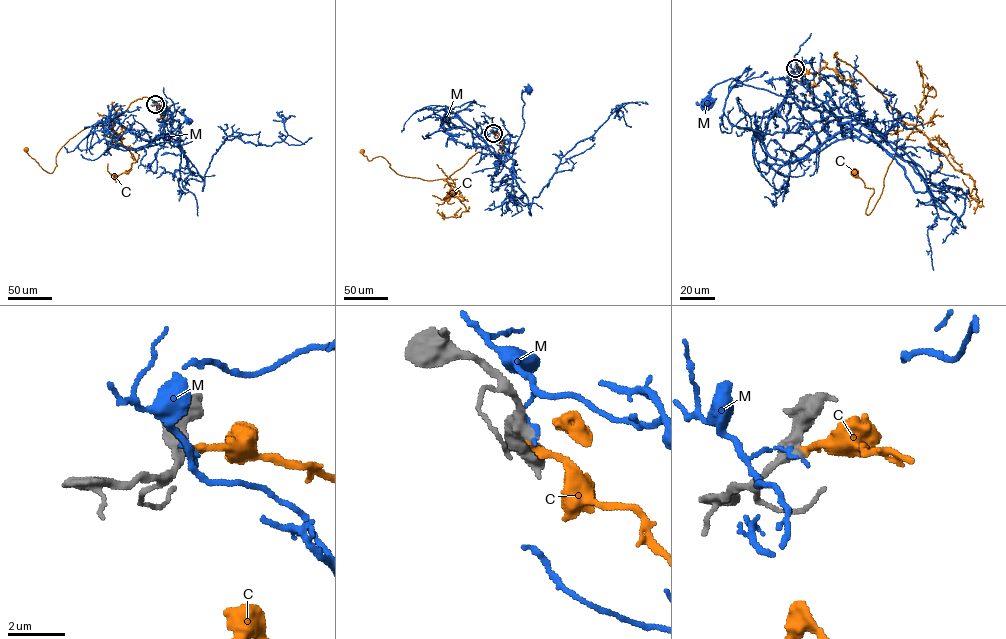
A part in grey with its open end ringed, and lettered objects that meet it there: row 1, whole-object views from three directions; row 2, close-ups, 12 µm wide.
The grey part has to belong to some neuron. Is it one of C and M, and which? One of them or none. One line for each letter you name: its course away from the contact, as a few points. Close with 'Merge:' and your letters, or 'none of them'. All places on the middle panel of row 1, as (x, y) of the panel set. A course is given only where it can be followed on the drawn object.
C: course (493, 133), (502, 145), (499, 153), (477, 152), (446, 179), (401, 175), (382, 157), (369, 161), (362, 151)
Merge: C

